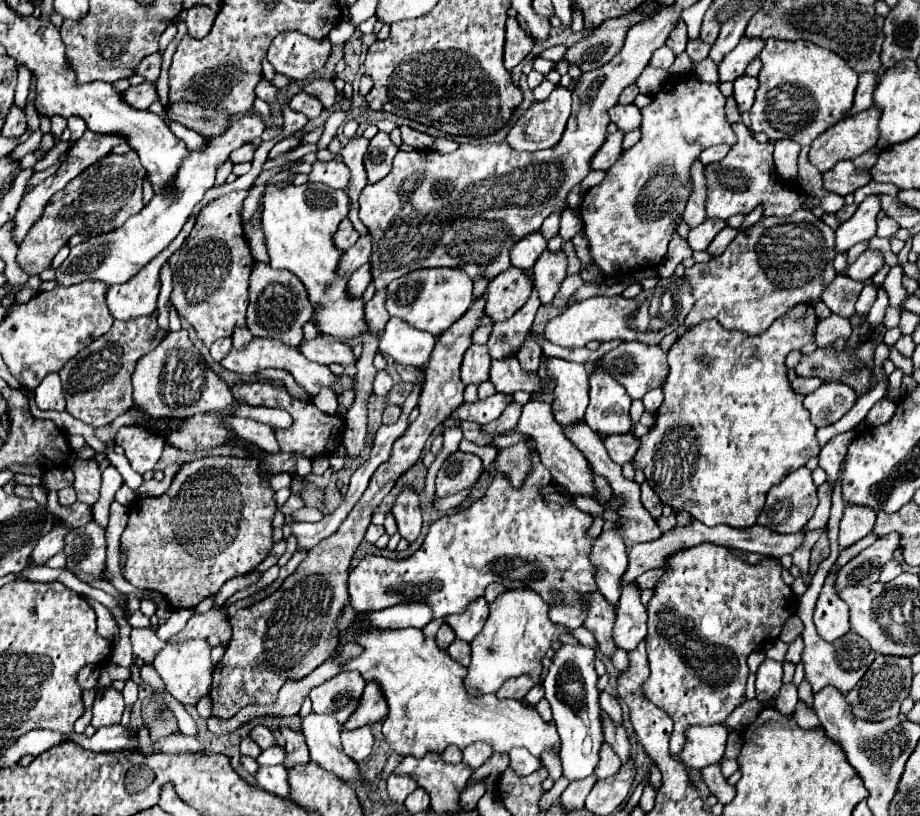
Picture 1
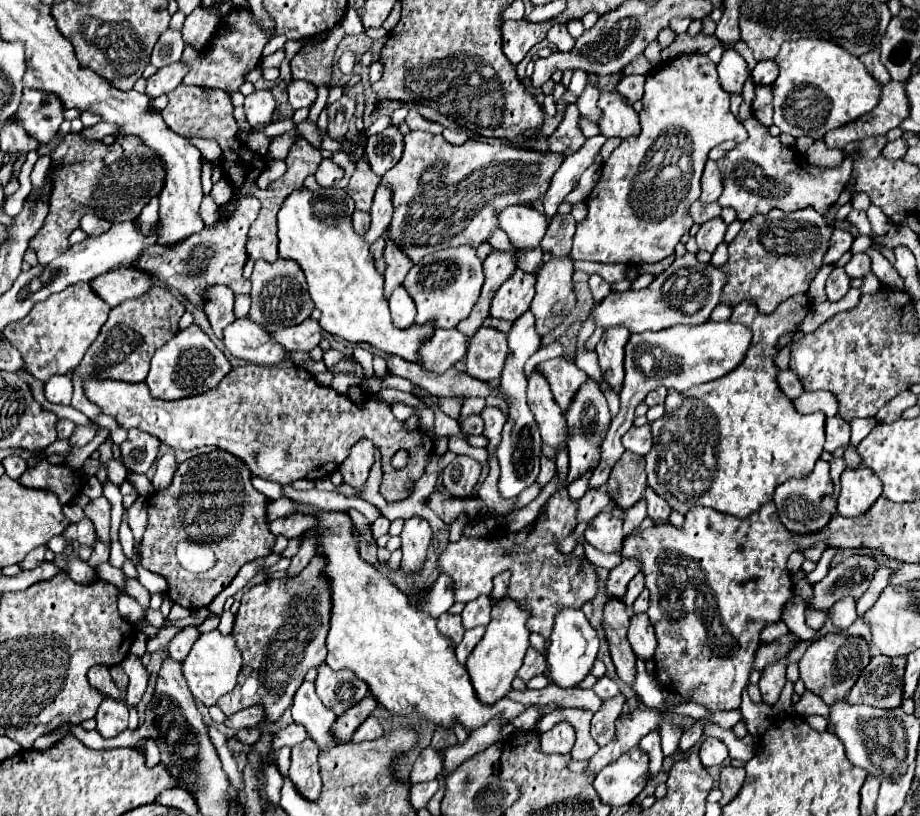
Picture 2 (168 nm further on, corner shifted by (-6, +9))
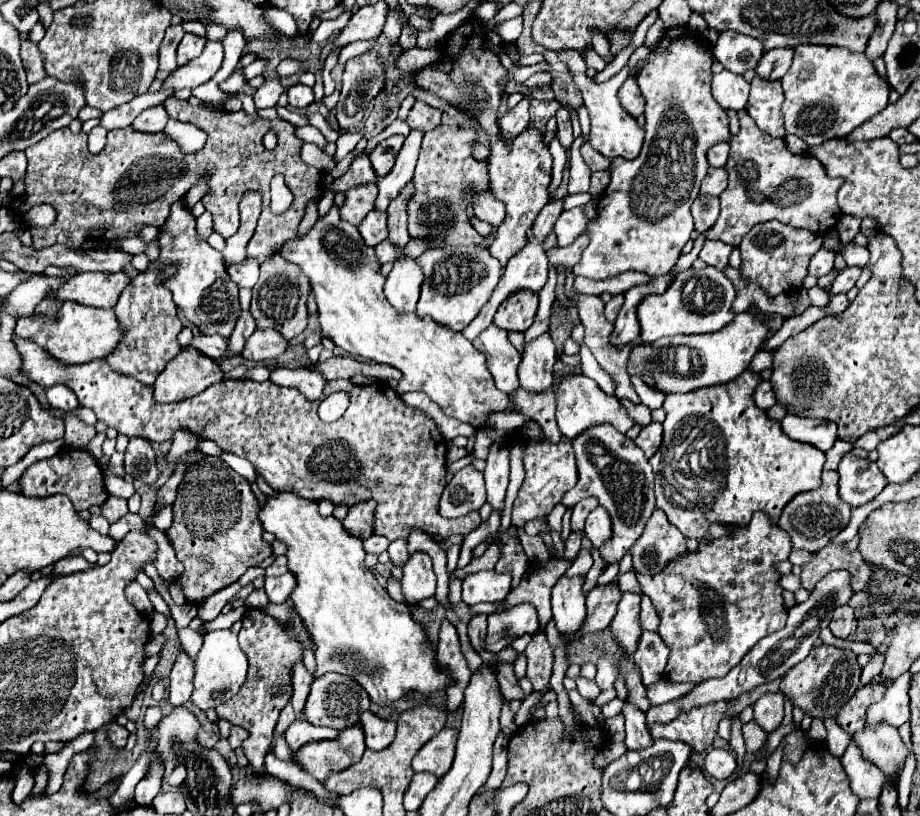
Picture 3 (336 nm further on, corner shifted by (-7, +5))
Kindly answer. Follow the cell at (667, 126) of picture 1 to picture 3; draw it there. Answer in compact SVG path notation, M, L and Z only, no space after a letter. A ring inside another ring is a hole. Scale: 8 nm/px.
M687 26L669 28L651 48L649 58L637 66L635 80L641 88L641 94L647 102L645 106L645 144L635 160L615 158L611 170L611 182L597 204L597 216L589 220L589 246L583 250L581 260L573 266L575 276L585 276L591 280L605 280L617 276L627 270L643 272L647 276L667 274L681 256L683 246L687 244L693 232L693 218L691 218L691 204L699 194L701 180L707 174L707 150L717 142L727 142L729 132L729 118L725 110L717 104L711 96L711 64L713 54L699 42L699 34L689 30Z

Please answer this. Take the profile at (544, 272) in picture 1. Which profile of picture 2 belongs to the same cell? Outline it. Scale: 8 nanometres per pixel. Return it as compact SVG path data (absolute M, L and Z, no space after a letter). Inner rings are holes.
M570 214L568 216L554 216L550 220L546 236L540 242L540 248L550 258L570 258L574 230L576 230L576 222Z

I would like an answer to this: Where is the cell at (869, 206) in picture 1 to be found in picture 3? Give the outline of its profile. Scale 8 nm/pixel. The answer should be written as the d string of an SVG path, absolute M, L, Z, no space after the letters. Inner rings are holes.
M821 248L809 262L809 274L817 276L817 278L829 274L833 270L833 260L835 260L835 254Z

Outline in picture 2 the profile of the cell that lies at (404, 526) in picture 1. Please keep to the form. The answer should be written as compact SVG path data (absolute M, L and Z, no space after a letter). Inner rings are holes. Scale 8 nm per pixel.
M412 516L412 518L404 520L404 530L402 530L400 538L402 538L402 554L404 554L402 570L414 572L422 566L422 562L426 558L426 550L432 540L430 524L420 516Z

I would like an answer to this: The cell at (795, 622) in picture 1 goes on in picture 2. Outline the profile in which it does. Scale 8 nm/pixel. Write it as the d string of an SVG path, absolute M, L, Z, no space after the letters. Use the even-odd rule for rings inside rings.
M788 654L776 660L774 664L768 664L764 668L762 678L760 678L760 692L762 692L762 702L766 704L776 704L784 684L786 684L786 664L788 664Z

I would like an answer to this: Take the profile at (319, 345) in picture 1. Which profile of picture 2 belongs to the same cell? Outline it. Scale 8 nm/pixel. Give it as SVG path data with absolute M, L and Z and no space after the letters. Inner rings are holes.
M308 318L308 322L300 326L290 326L284 330L272 332L276 342L280 342L288 350L312 350L324 340L324 330L318 320Z

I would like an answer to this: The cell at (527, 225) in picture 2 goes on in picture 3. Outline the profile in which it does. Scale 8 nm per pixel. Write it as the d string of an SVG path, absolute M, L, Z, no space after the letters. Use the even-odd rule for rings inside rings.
M477 194L471 204L473 204L473 214L479 220L489 222L491 226L499 226L501 218L505 218L505 204L497 200L493 194Z

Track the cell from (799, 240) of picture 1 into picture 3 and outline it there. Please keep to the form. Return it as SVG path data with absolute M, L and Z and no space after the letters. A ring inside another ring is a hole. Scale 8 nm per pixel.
M777 220L753 226L741 240L741 274L749 282L757 282L767 290L769 296L777 296L787 290L801 286L801 280L807 276L807 264L811 256L821 248L823 236L811 234L807 230L793 230Z

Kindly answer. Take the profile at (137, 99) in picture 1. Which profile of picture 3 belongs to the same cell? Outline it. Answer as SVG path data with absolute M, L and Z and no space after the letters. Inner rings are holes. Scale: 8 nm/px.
M207 40L203 54L199 58L195 58L193 62L177 68L163 82L163 88L181 90L181 88L195 88L199 84L205 84L215 76L215 72L221 68L221 64L223 64L223 46L221 46L221 42Z

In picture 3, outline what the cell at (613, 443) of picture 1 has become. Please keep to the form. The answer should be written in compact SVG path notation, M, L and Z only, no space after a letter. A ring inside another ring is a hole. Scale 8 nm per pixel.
M651 422L641 428L639 436L635 438L635 444L641 446L641 450L645 452L647 458L651 458L657 452L657 448L661 446L661 440L663 440L663 426L659 422Z

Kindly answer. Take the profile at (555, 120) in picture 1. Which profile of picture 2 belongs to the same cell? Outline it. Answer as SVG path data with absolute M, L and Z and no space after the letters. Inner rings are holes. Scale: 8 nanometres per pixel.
M568 104L564 110L564 118L558 124L558 128L552 132L552 136L548 138L548 146L552 152L564 152L564 154L572 154L576 152L582 144L584 144L584 136L578 128L578 108L576 104Z

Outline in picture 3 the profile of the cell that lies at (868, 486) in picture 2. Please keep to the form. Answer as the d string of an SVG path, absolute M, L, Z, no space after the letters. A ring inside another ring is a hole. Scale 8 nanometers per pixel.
M845 454L839 462L839 494L853 508L871 502L885 486L887 478L875 462Z

